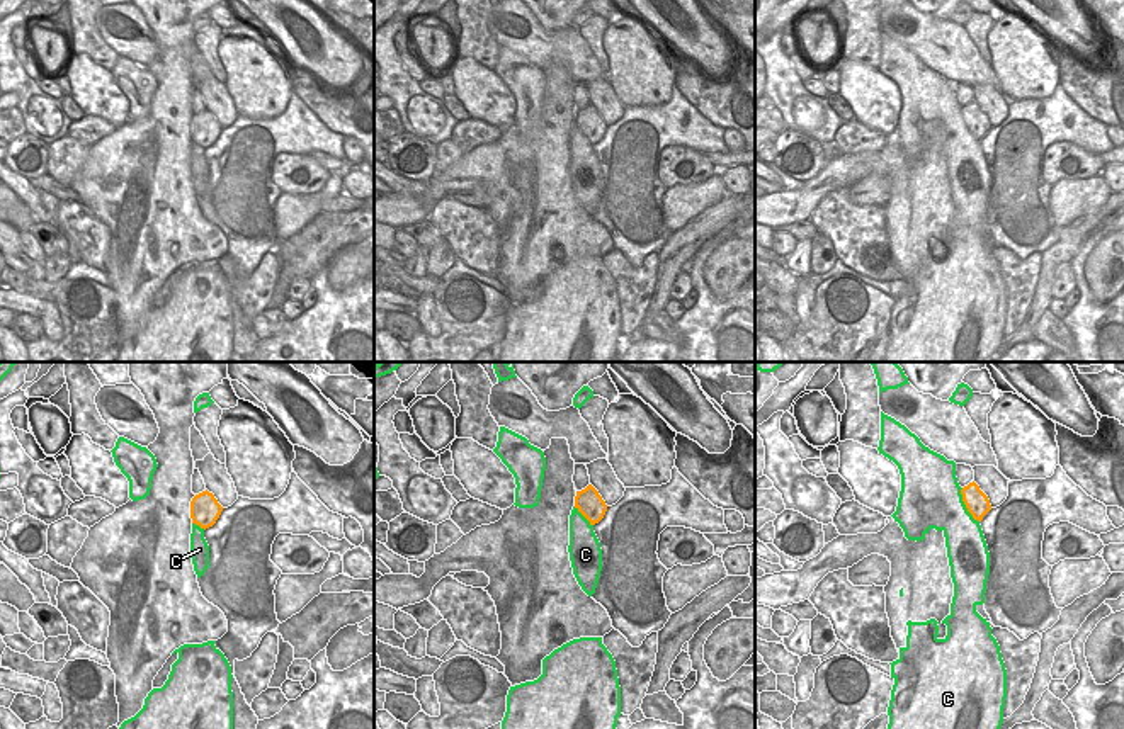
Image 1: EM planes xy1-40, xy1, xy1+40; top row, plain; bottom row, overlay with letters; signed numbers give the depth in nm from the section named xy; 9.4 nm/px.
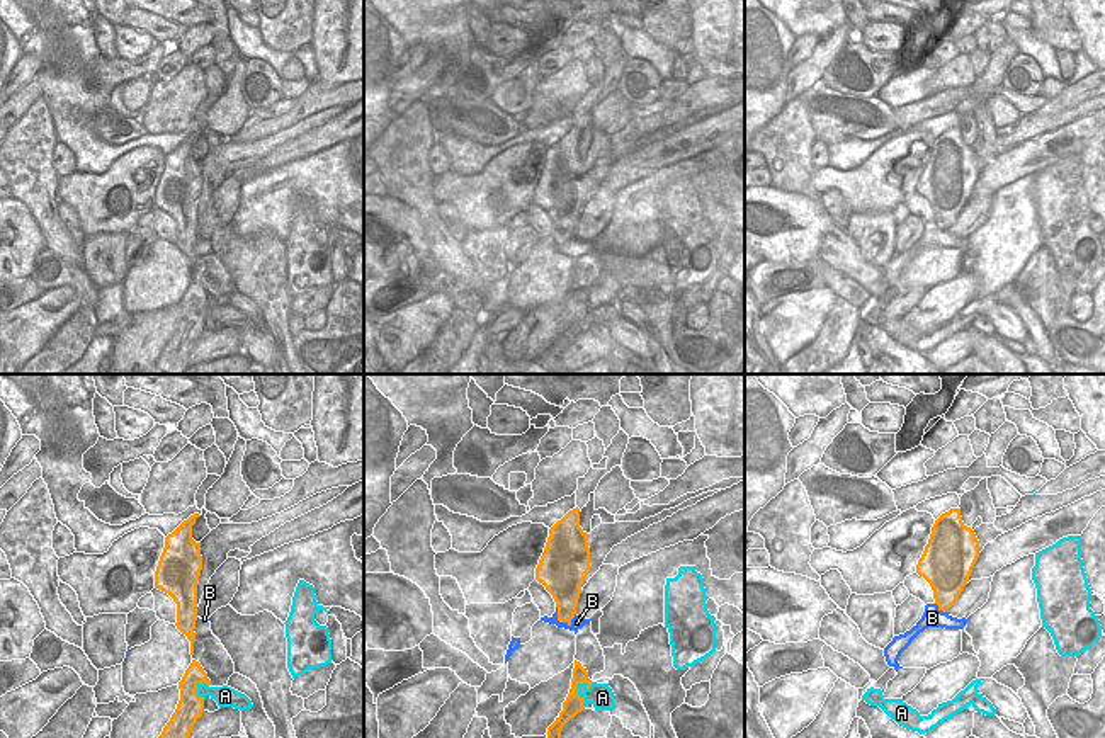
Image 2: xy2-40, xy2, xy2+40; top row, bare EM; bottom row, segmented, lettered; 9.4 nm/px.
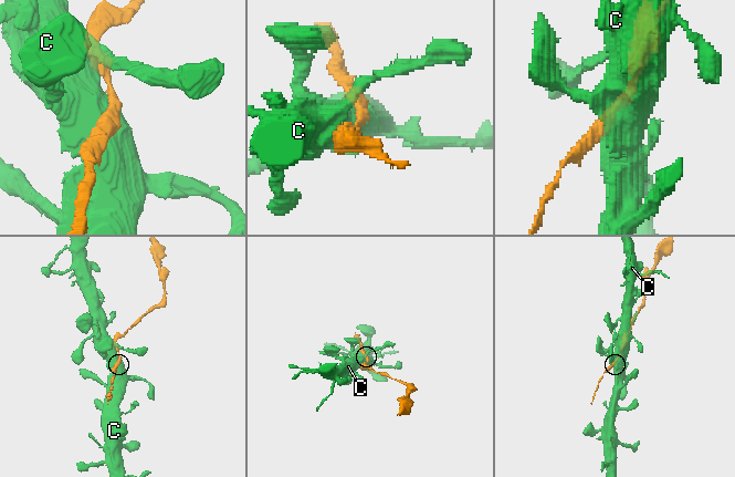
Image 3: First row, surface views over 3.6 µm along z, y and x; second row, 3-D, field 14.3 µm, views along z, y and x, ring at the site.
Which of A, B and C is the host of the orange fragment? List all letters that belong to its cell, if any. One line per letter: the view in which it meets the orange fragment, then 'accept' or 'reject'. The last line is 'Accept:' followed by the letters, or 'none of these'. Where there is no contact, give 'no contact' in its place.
A: meets orange in xy2; reject
B: meets orange in xy2; reject
C: meets orange in xy1+40; reject
Accept: none of these

